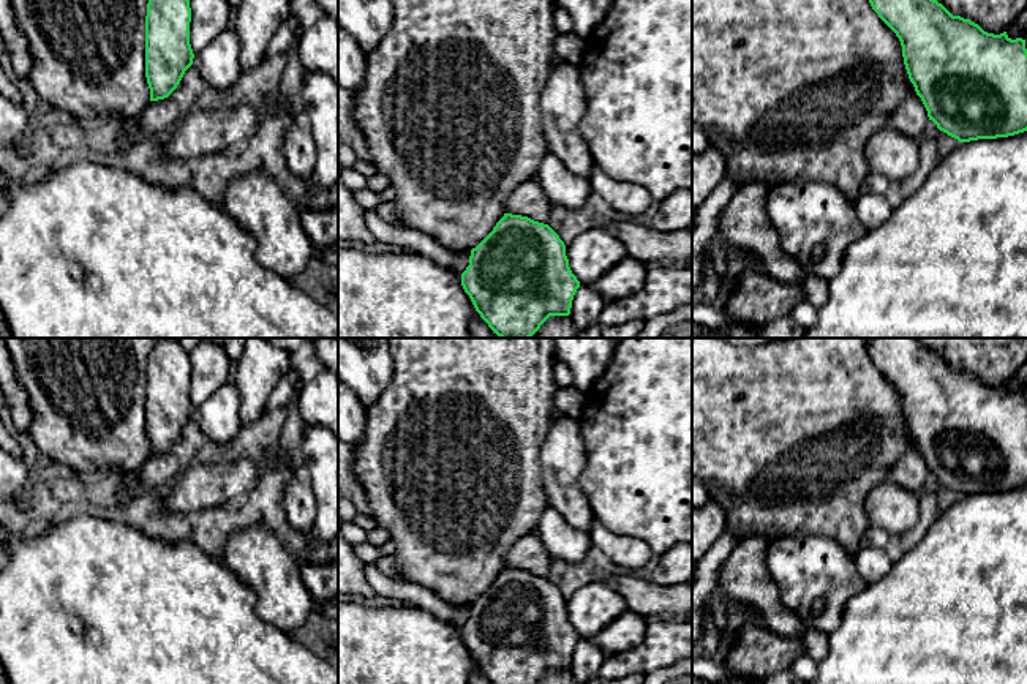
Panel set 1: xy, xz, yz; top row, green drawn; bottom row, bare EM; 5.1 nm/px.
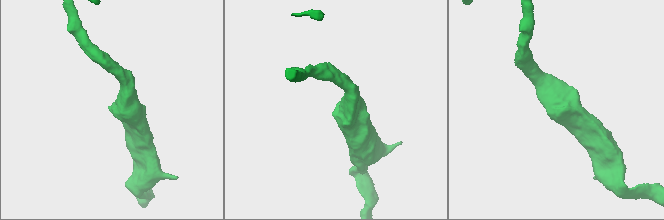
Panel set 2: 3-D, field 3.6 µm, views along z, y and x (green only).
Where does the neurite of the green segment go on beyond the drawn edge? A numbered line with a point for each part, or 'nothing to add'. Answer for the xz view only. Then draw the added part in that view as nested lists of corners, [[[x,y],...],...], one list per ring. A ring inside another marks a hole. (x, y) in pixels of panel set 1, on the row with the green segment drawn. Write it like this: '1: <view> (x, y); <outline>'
nothing to add

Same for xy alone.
nothing to add

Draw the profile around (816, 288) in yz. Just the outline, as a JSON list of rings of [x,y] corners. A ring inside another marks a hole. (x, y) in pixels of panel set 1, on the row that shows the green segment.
[[[806,275],[801,281],[804,291],[804,300],[807,300],[815,310],[822,308],[830,297],[830,281],[817,276]]]

